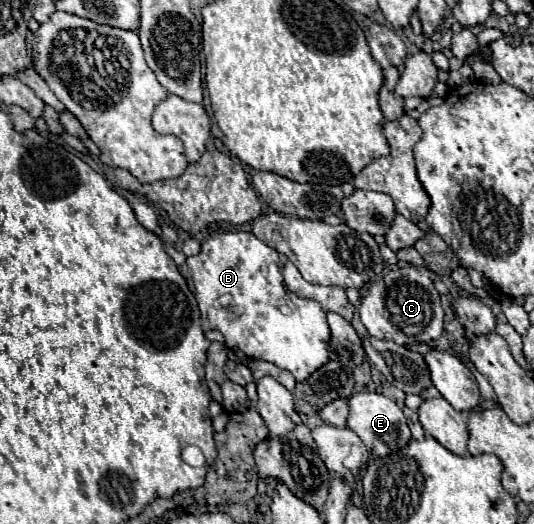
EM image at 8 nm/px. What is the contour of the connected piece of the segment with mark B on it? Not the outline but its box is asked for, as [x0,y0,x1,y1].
[186,229,330,381]

